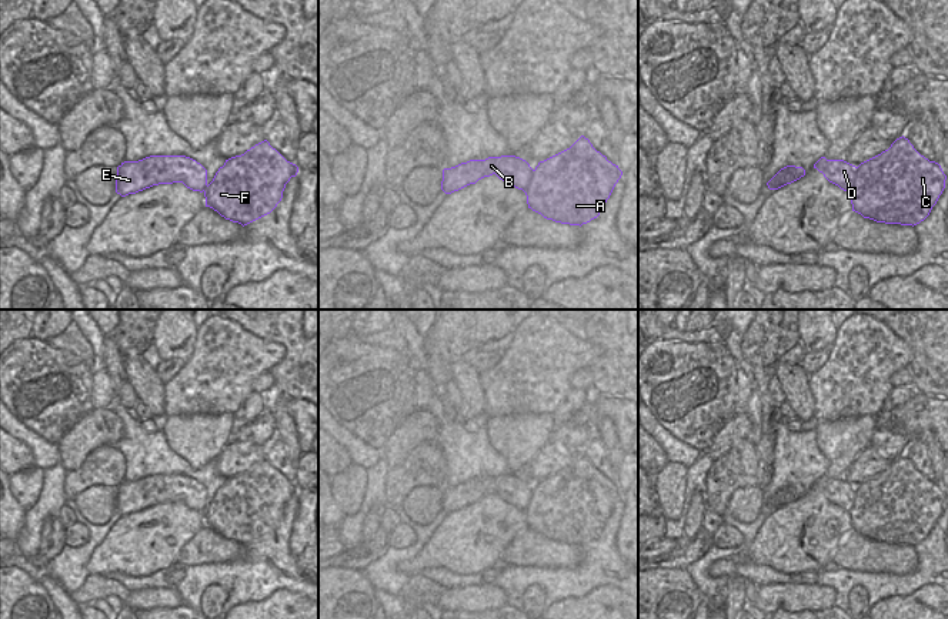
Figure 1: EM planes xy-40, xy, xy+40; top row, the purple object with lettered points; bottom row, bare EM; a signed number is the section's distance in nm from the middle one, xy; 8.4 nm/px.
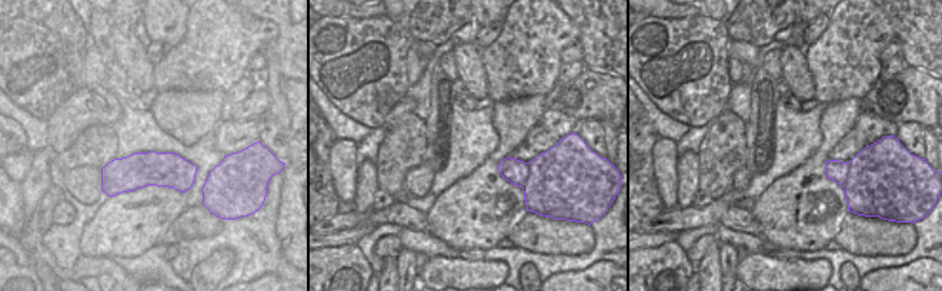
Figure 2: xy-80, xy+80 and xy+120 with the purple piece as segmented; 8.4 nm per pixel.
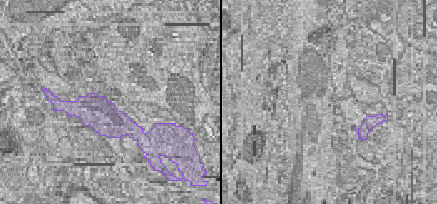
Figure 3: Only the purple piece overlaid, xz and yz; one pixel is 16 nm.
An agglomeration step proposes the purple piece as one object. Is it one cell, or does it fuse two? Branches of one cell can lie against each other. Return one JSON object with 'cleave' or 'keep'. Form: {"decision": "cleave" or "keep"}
{"decision": "keep"}

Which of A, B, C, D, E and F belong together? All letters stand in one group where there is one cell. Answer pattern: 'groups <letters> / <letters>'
groups A B C D E F

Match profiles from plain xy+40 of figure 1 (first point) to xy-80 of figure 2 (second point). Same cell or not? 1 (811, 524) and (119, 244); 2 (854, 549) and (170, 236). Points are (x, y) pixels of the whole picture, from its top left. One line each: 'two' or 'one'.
1: one
2: one

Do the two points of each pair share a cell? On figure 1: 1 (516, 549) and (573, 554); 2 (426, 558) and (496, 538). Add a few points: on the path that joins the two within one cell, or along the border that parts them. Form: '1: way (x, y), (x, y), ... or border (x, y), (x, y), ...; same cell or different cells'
1: way (530, 549), (558, 554); same cell
2: way (443, 549), (478, 538); same cell

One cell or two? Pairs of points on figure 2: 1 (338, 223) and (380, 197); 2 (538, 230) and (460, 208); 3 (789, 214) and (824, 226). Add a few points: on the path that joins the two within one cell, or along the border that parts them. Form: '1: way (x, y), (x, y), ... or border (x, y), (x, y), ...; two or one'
1: border (387, 207), (373, 210); two
2: border (525, 210), (505, 237); two
3: way (795, 224), (814, 224); one

